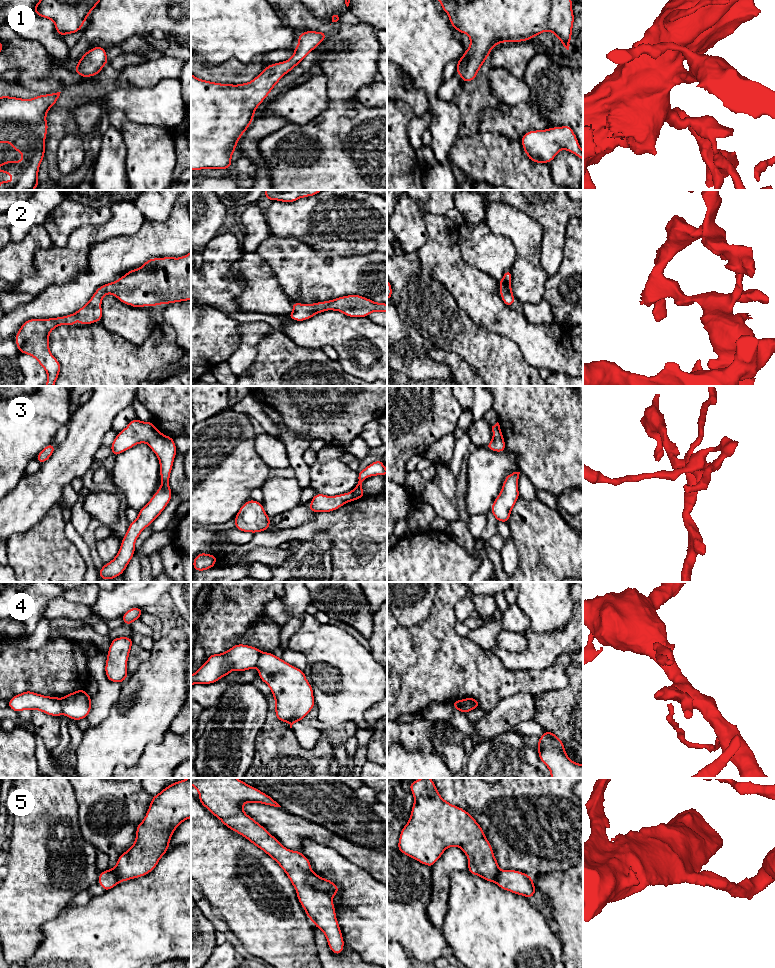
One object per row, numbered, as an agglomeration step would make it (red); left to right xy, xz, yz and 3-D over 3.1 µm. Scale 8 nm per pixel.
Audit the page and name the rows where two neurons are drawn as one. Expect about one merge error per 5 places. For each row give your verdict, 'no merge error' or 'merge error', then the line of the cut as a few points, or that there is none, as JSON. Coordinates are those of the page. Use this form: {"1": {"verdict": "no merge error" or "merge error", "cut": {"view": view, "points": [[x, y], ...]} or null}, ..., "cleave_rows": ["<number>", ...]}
{"1": {"verdict": "no merge error", "cut": null}, "2": {"verdict": "no merge error", "cut": null}, "3": {"verdict": "no merge error", "cut": null}, "4": {"verdict": "merge error", "cut": {"view": "xz", "points": [[260, 652], [255, 666]]}}, "5": {"verdict": "no merge error", "cut": null}, "cleave_rows": ["4"]}

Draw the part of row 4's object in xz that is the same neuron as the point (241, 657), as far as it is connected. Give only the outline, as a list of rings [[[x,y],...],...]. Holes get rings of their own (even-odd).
[[[236,644],[221,654],[210,654],[209,659],[191,675],[191,686],[212,684],[233,671],[246,671],[257,666],[261,650],[245,644]]]

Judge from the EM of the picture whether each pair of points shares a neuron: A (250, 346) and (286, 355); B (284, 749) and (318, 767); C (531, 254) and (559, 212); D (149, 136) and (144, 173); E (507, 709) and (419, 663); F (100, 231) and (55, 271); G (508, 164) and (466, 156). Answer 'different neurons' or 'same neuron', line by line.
A: different neurons
B: same neuron
C: different neurons
D: same neuron
E: different neurons
F: same neuron
G: same neuron

